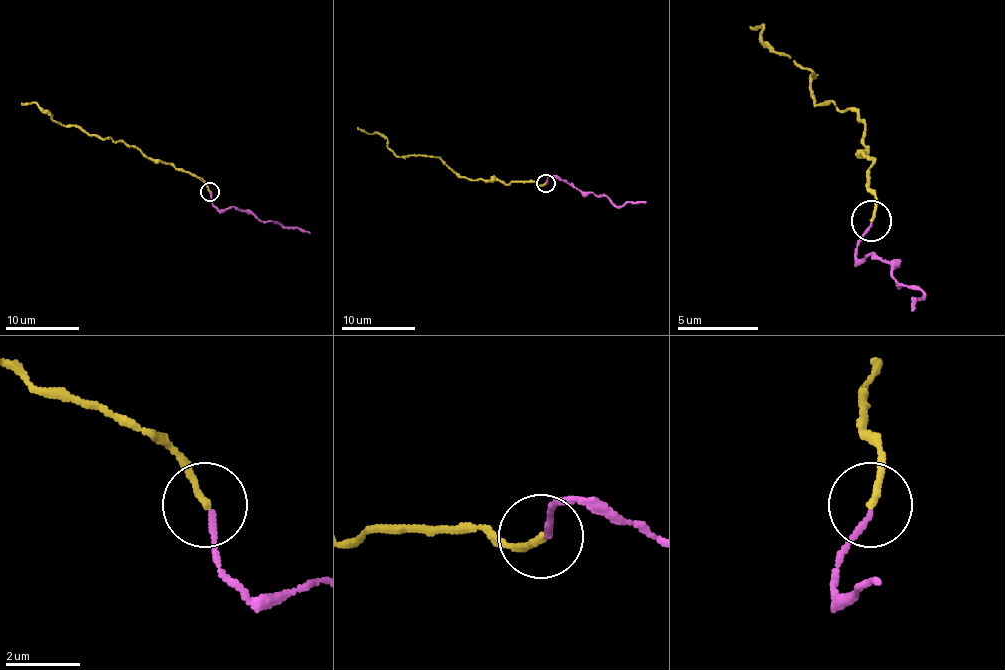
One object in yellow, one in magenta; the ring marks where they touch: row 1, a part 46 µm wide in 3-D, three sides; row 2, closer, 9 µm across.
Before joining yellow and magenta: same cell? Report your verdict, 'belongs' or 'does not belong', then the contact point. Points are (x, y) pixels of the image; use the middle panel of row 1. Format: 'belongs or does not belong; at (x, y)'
belongs; at (545, 183)

